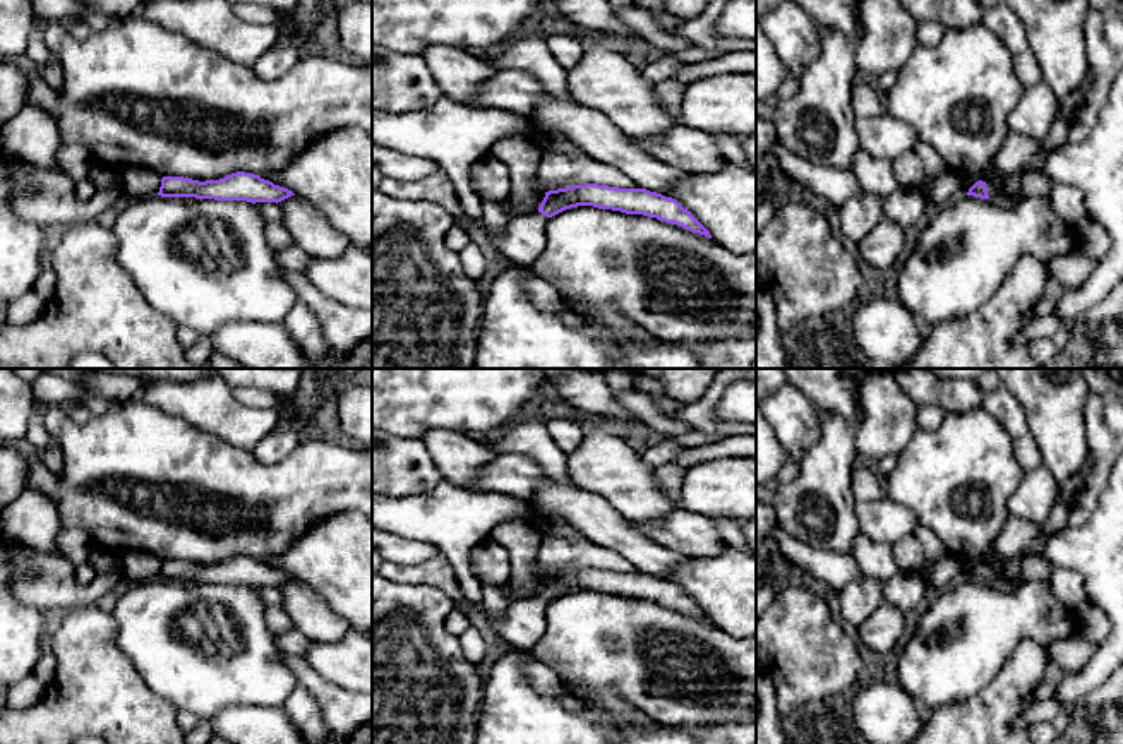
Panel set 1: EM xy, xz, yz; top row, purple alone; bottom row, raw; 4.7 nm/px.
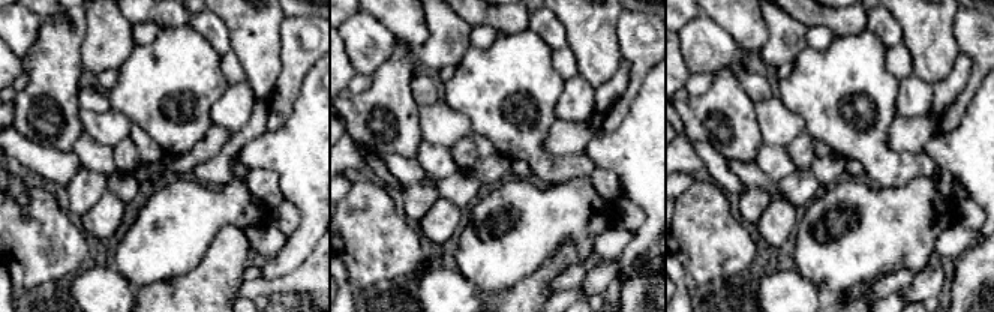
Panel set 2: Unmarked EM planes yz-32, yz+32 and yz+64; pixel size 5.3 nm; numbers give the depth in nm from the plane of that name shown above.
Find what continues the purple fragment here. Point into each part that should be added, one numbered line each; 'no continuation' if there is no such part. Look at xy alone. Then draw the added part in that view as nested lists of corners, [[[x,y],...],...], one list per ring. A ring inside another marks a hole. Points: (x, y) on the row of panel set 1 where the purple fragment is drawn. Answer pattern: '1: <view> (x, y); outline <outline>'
no continuation

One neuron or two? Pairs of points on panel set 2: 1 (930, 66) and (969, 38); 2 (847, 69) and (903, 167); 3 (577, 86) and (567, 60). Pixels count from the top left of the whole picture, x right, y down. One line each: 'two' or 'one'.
1: two
2: one
3: two

